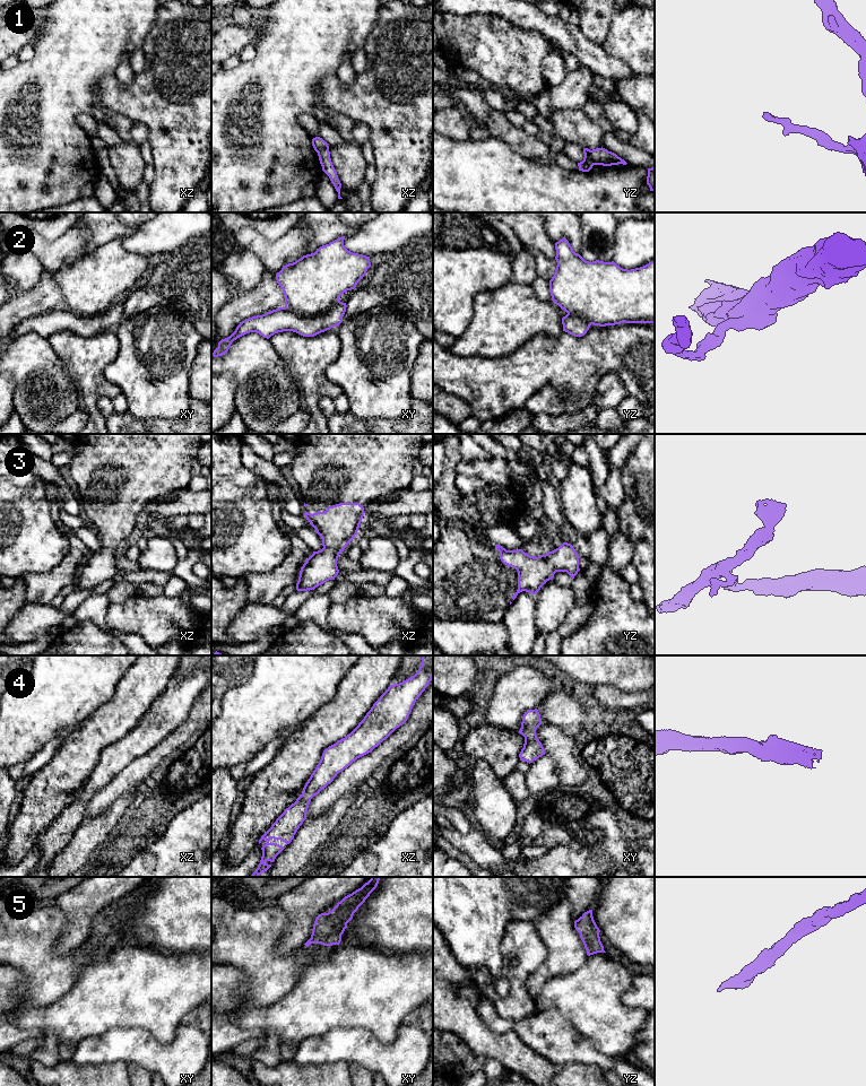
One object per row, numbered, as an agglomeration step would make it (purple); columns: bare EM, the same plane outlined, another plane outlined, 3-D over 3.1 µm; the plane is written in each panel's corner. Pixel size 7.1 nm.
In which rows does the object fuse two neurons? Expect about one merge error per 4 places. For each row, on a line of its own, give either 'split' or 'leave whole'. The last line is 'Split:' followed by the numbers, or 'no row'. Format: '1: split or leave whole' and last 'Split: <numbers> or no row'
1: leave whole
2: split
3: leave whole
4: leave whole
5: leave whole
Split: 2

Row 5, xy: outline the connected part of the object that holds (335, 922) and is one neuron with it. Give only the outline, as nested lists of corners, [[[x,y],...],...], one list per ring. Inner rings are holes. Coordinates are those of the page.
[[[371,877],[361,888],[338,902],[331,911],[319,914],[314,921],[311,938],[304,945],[306,947],[311,944],[321,944],[323,946],[339,945],[347,923],[376,888],[380,878]]]

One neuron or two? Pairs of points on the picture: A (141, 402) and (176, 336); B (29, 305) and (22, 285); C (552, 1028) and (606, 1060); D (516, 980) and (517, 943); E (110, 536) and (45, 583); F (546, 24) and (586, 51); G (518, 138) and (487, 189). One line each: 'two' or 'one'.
A: one
B: two
C: one
D: one
E: two
F: one
G: two

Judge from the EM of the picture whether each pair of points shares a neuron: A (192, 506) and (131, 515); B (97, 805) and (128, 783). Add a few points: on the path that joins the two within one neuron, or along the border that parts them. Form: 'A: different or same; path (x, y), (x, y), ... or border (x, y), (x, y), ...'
A: different; border (163, 496), (149, 501), (143, 507), (141, 514)
B: same; path (105, 797), (120, 784)

